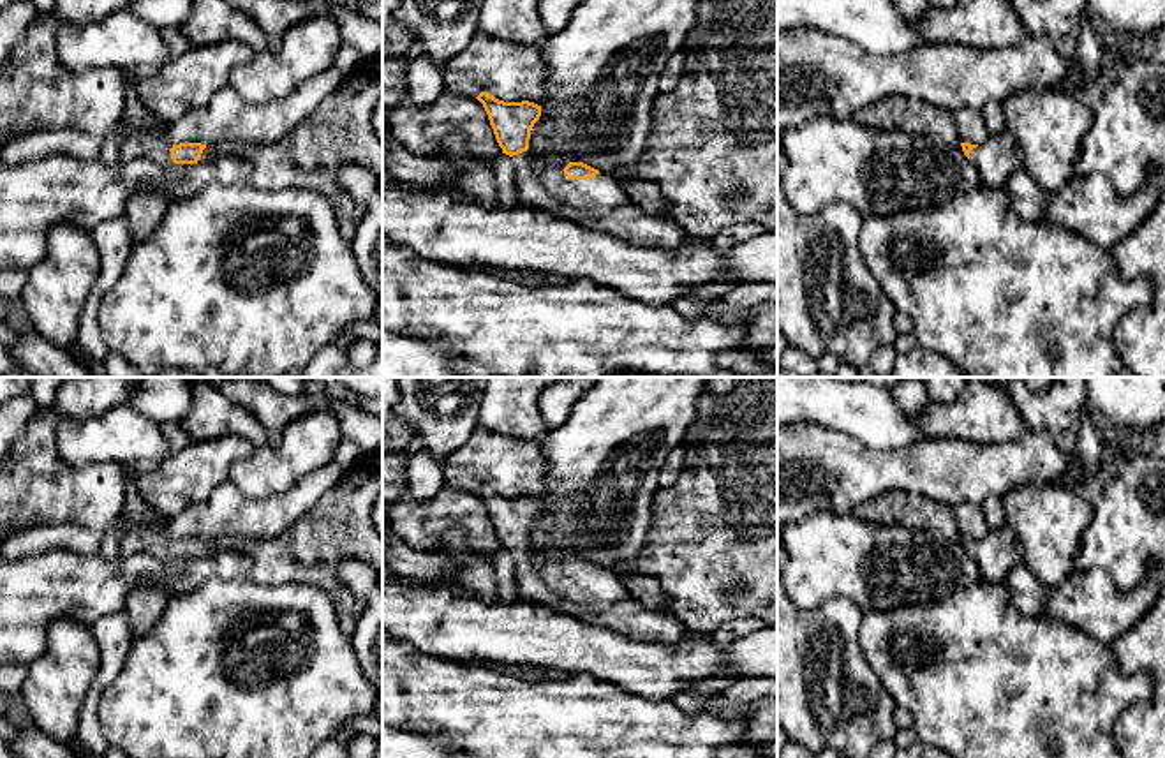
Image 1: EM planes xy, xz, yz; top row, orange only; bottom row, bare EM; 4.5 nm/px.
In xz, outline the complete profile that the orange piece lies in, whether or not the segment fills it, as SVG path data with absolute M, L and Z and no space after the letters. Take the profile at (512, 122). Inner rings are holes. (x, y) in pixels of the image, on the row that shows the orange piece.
M486 92L476 99L488 115L502 153L513 159L518 204L668 250L677 250L689 240L673 217L652 215L638 206L610 173L599 173L583 162L536 171L527 150L541 106L529 100L504 102Z

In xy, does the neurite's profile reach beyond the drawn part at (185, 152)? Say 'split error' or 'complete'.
split error

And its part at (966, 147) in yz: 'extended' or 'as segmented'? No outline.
extended

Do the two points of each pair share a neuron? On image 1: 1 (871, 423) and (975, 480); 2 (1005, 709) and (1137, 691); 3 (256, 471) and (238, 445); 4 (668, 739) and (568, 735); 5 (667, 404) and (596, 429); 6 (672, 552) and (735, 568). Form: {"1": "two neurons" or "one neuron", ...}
{"1": "two neurons", "2": "one neuron", "3": "two neurons", "4": "one neuron", "5": "one neuron", "6": "one neuron"}

